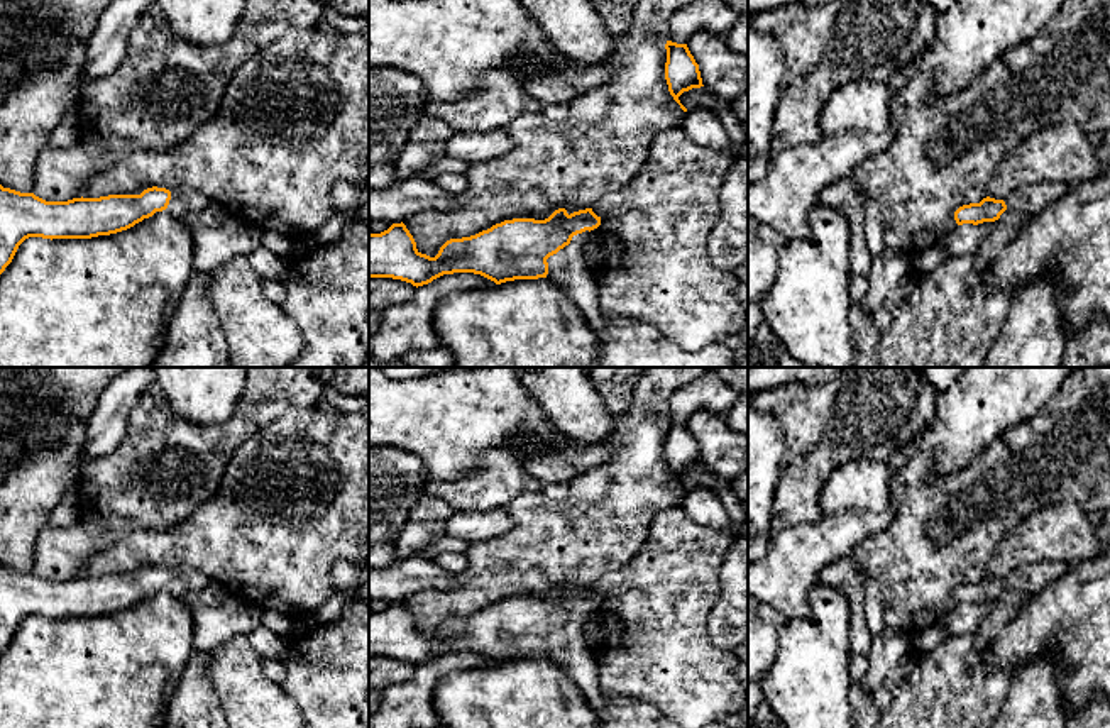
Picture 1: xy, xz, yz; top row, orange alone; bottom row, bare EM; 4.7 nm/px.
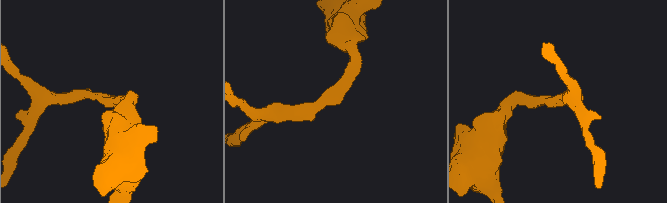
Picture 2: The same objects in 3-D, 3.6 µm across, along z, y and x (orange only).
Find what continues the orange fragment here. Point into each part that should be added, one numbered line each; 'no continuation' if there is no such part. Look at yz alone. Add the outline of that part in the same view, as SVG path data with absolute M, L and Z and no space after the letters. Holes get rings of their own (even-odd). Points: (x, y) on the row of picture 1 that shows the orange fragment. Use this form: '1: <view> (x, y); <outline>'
1: yz (1033, 200); M1037 183L1008 195L1003 201L1007 210L1034 217L1041 215L1049 205L1061 200L1068 191L1069 186L1063 183Z

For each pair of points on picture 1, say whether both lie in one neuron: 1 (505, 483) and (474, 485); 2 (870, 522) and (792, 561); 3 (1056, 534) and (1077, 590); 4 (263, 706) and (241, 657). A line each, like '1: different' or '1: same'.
1: same
2: same
3: different
4: same

